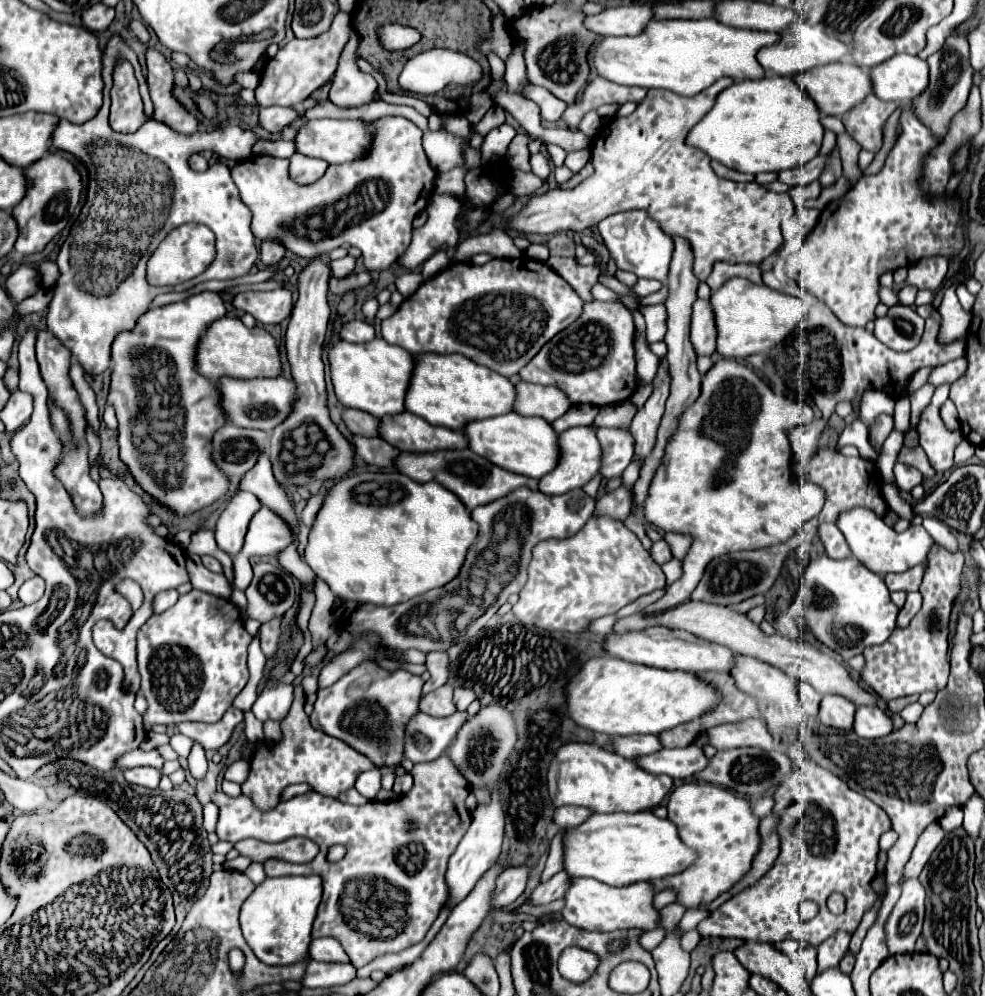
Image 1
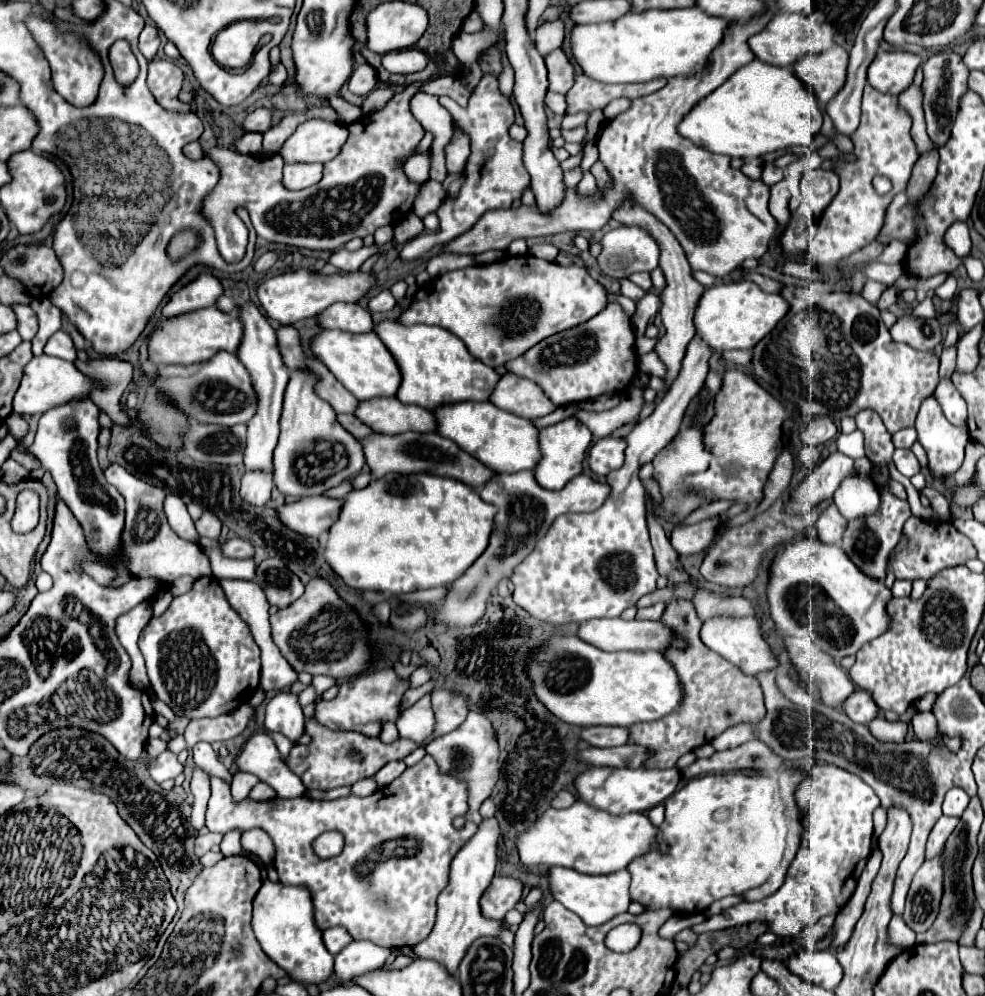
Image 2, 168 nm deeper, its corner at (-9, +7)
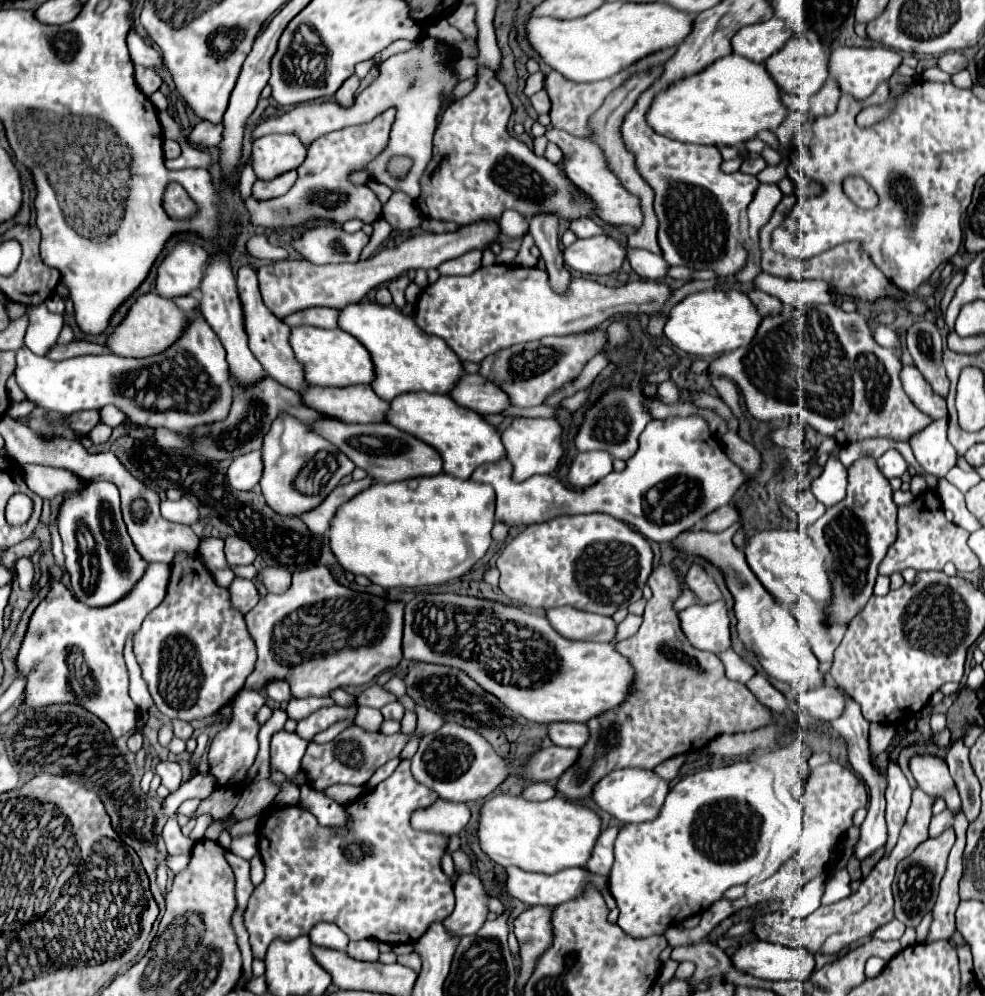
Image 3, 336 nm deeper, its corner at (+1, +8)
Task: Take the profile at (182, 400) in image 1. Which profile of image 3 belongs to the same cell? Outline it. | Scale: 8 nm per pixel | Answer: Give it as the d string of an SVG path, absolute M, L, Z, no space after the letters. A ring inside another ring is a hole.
M178 242L176 248L164 258L158 268L156 292L162 298L180 298L188 294L198 294L204 278L202 266L208 254L190 242Z

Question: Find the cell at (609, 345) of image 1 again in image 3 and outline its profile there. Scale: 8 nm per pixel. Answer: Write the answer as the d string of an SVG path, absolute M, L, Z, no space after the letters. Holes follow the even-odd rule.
M596 328L570 336L546 336L528 344L516 344L496 356L488 356L480 364L480 374L496 382L504 392L508 392L510 402L520 408L542 406L556 390L574 382L584 366L602 352L606 344L606 332Z

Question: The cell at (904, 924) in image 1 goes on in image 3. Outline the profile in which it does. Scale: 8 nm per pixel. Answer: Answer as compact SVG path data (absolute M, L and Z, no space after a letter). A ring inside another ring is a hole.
M948 828L946 832L942 832L938 838L928 838L926 842L922 842L916 852L912 852L912 856L908 856L906 860L902 860L898 864L896 870L896 880L892 884L894 890L894 900L896 900L896 908L894 908L894 916L908 928L916 928L922 920L924 914L928 914L934 904L936 904L936 896L938 896L938 884L944 876L946 870L946 860L950 854L950 848L954 844L954 830Z

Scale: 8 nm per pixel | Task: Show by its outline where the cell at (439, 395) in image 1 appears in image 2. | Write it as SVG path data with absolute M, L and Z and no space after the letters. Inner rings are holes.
M384 319L374 323L372 331L382 339L402 373L402 385L396 393L402 403L434 409L442 403L488 401L500 379L492 367L472 357L466 345L462 345L462 341L452 333L446 333L446 329L430 325L402 325L398 319Z

